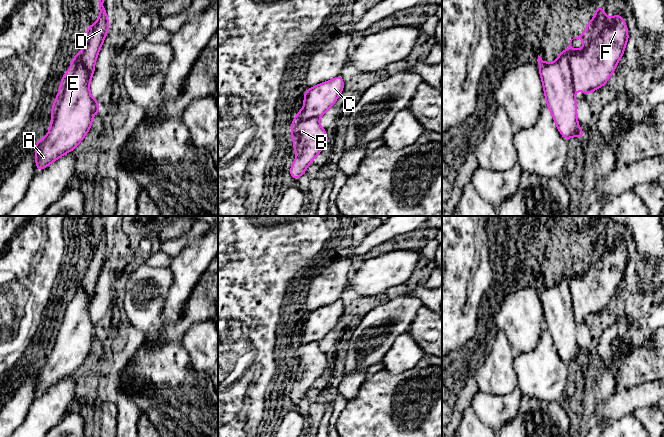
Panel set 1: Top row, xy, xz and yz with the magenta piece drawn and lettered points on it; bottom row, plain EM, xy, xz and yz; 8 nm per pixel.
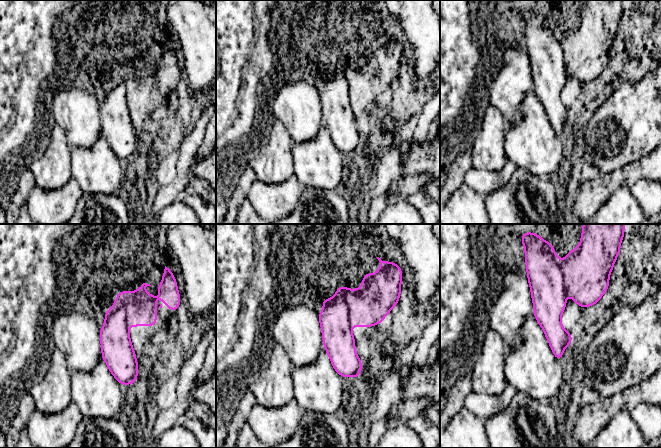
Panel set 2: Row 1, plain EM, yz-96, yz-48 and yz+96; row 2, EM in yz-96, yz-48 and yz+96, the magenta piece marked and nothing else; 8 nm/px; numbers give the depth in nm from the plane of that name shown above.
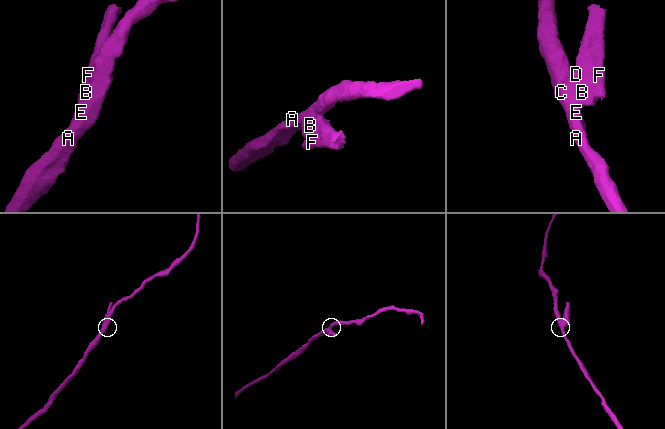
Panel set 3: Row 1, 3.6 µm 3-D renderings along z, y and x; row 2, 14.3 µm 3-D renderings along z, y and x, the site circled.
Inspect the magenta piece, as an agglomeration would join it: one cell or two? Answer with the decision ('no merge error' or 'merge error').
merge error

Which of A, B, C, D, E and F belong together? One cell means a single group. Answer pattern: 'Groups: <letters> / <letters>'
Groups: A C E / B D F

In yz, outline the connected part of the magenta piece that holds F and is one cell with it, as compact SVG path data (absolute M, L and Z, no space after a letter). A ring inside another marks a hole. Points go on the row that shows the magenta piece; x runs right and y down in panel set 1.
M602 6L596 8L595 16L588 22L586 31L578 37L570 40L566 49L566 55L573 76L574 90L583 91L585 95L601 88L609 80L615 71L619 59L624 56L626 43L629 41L627 25L619 14L609 19L605 15ZM573 39L580 39L585 42L581 50L574 50L571 46Z

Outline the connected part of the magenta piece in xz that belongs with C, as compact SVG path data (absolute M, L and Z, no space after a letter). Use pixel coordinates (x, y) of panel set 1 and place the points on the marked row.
M341 75L334 79L308 88L304 94L305 106L295 115L296 119L320 118L343 92L344 81Z

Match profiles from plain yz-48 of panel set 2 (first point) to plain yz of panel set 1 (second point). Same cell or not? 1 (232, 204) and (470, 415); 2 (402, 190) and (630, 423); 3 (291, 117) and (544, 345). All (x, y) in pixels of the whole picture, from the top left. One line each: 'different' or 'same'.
1: different
2: different
3: different

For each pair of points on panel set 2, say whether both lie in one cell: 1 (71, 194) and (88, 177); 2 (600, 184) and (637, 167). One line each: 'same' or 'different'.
1: different
2: same

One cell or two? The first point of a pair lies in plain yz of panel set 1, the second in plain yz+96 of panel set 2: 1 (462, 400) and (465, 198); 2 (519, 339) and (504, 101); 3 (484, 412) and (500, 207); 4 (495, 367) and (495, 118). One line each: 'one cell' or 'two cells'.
1: two cells
2: one cell
3: two cells
4: one cell

